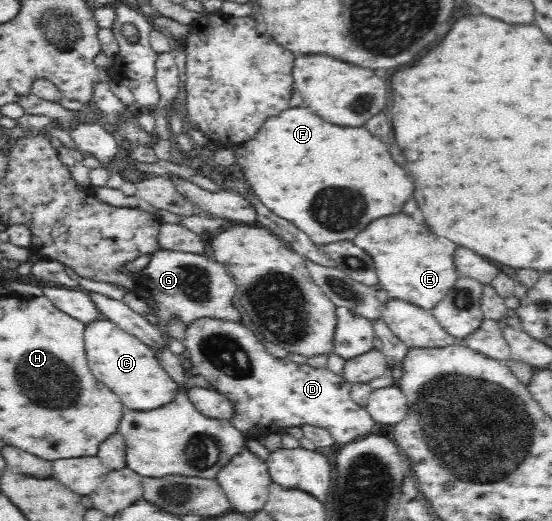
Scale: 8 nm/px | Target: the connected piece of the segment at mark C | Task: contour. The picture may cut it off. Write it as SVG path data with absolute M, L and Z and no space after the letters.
M97 319L87 324L85 346L91 374L97 378L97 382L105 384L113 394L117 394L125 408L135 412L149 412L175 400L177 386L163 370L155 352L113 321Z

